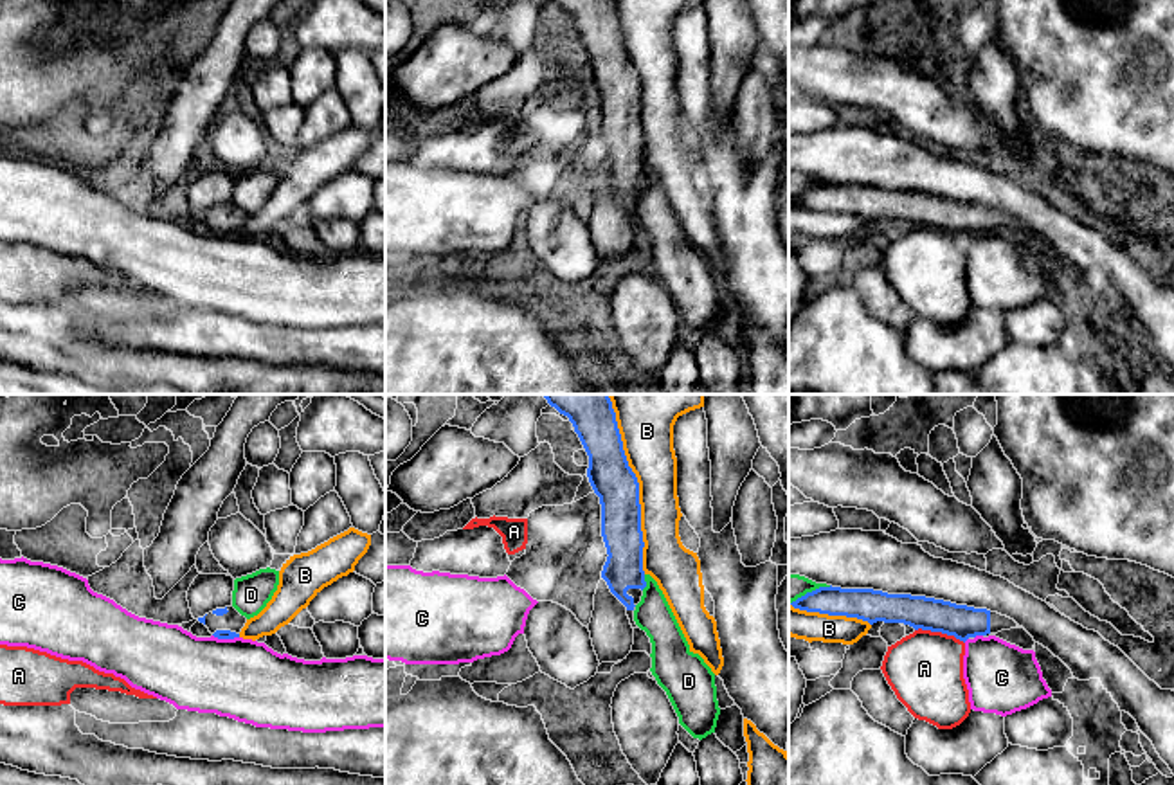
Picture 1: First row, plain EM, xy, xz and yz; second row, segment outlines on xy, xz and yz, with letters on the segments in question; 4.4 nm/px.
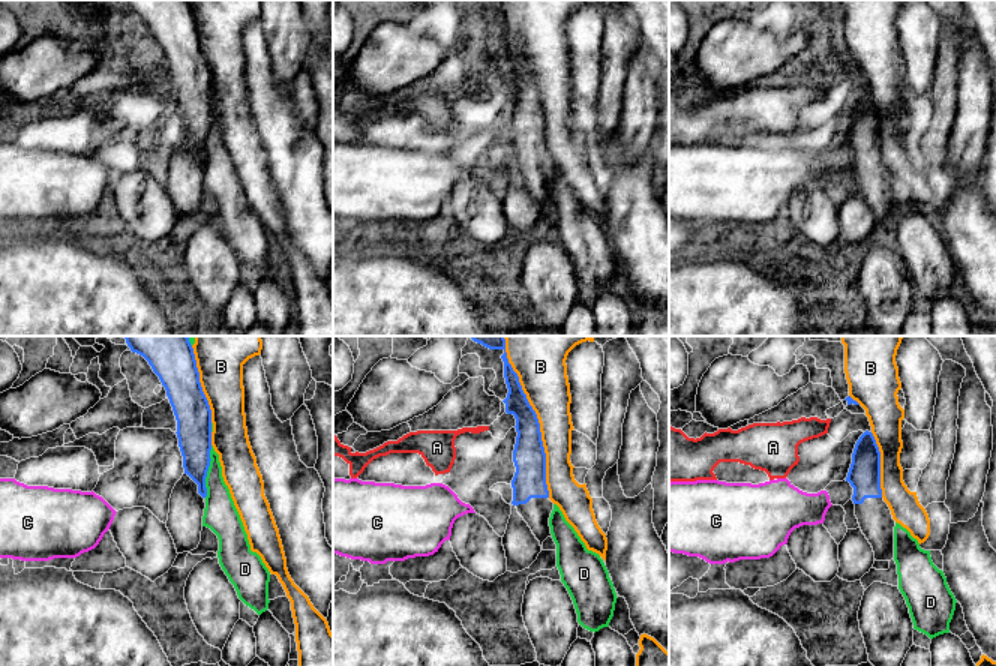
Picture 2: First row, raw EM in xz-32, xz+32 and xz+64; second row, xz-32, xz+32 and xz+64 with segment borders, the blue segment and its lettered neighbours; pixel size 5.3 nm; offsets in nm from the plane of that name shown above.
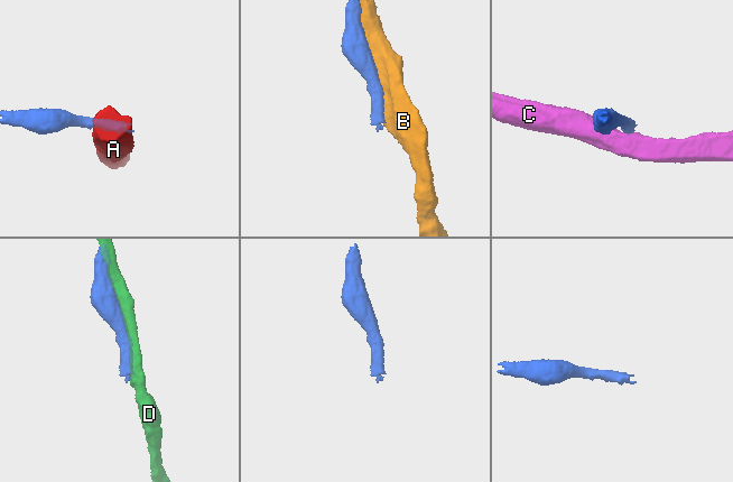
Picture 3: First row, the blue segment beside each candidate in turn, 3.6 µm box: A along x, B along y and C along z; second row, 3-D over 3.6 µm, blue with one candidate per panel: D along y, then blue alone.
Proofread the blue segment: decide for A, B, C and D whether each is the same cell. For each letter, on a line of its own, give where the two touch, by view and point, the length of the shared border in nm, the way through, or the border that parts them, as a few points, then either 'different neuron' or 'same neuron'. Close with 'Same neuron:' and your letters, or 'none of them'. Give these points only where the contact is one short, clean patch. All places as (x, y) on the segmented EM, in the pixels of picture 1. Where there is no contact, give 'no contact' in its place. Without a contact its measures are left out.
A: yz (940, 631) | 240 nm | along yz (915, 629), (953, 634), (964, 643) | different neuron
B: xz (638, 485) | 800 nm | different neuron
C: yz (978, 634) | 40 nm | along yz (982, 634), (975, 638) | different neuron
D: xz (645, 582) | 70 nm | different neuron
Same neuron: none of them

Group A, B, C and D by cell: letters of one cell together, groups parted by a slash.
A / B / C / D

